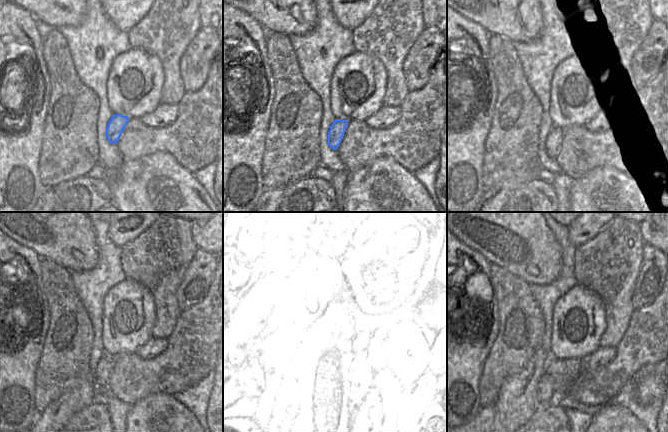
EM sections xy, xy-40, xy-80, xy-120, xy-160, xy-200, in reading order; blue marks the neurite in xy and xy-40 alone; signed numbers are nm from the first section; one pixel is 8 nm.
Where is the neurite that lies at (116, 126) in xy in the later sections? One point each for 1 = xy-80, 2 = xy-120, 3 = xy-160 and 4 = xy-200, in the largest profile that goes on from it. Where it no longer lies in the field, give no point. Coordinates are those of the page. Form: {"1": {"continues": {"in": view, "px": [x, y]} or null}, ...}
{"1": {"continues": {"in": "xy-80", "px": [554, 139]}}, "2": {"continues": {"in": "xy-120", "px": [104, 368]}}, "3": {"continues": {"in": "xy-160", "px": [325, 381]}}, "4": {"continues": {"in": "xy-200", "px": [545, 394]}}}

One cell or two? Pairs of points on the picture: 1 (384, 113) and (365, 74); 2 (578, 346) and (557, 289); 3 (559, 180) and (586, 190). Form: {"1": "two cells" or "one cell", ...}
{"1": "two cells", "2": "two cells", "3": "two cells"}

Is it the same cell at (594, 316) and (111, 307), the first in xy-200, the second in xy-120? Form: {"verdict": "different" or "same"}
{"verdict": "same"}

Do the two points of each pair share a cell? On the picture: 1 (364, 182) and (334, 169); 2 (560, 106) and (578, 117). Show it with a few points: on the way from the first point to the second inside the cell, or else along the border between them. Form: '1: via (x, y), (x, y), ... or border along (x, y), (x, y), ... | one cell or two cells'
1: border along (348, 172), (348, 180), (342, 197) | two cells
2: via (564, 106), (567, 106), (574, 113) | one cell

